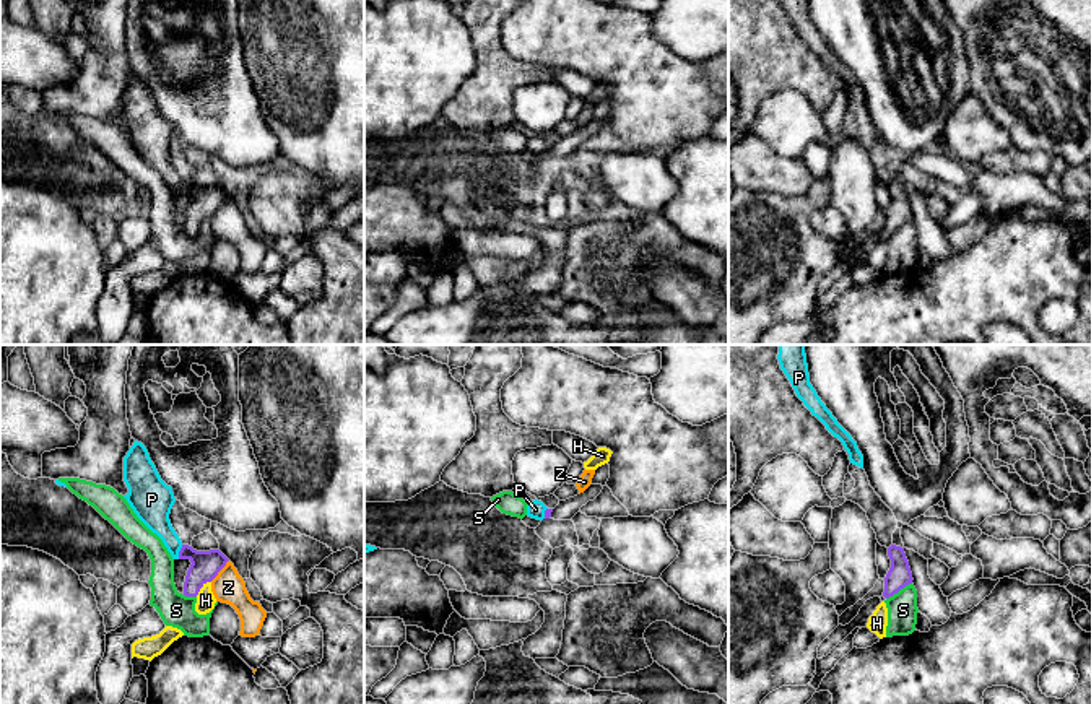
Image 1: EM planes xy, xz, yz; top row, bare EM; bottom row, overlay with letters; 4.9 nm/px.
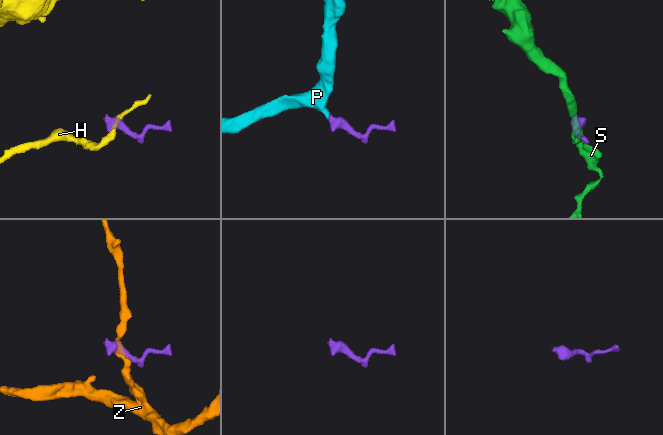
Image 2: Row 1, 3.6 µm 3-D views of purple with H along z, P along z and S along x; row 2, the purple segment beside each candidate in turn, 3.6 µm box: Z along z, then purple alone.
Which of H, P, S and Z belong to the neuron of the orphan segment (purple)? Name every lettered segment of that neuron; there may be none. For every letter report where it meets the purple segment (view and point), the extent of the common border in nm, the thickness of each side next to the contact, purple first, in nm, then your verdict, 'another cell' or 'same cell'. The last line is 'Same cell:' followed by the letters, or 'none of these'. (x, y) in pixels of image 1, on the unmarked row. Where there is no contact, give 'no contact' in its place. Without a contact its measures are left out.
H: xy (202, 221) | 110 nm | 140/100 nm | another cell
P: xy (179, 187) | 80 nm | 140/170 nm | same cell
S: yz (898, 226) | 150 nm | 120/150 nm | another cell
Z: xy (220, 205) | 140 nm | 140/160 nm | another cell
Same cell: P

